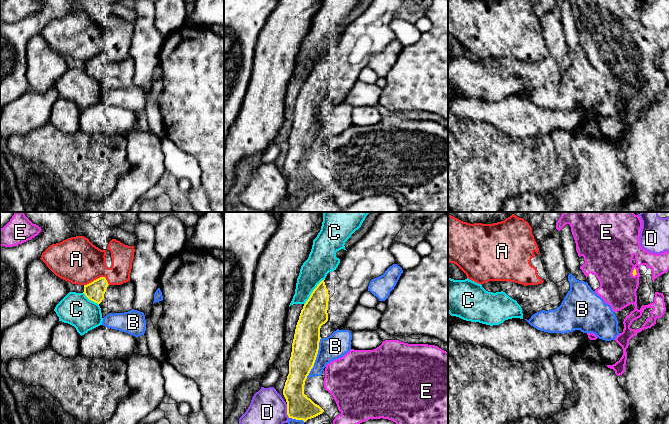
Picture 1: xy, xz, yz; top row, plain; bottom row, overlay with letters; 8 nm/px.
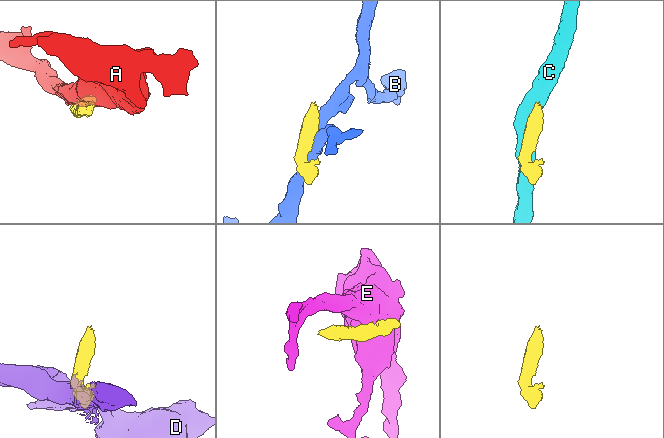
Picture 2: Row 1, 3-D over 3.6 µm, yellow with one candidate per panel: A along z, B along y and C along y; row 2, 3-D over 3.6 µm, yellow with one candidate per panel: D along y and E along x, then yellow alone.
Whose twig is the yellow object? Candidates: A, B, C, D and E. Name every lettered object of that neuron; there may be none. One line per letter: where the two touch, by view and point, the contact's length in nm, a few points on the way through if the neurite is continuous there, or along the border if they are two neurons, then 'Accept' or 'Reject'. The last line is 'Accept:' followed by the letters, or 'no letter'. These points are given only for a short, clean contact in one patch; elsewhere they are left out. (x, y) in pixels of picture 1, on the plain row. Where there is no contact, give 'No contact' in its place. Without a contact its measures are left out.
A: Touches yellow at xy (98, 54). Shared border 200 nm. Boundary: xy (109, 60), (104, 53), (98, 53), (84, 61). Reject
B: Touches yellow at xz (315, 134). Shared border 340 nm. Reject
C: Touches yellow at xz (313, 67). Shared border 280 nm. Reject
D: Touches yellow at xz (287, 187). Shared border 110 nm. Boundary: xz (286, 180), (286, 190), (289, 193). Reject
E: Touches yellow at yz (633, 48). Shared border 80 nm. Reject
Accept: no letter

